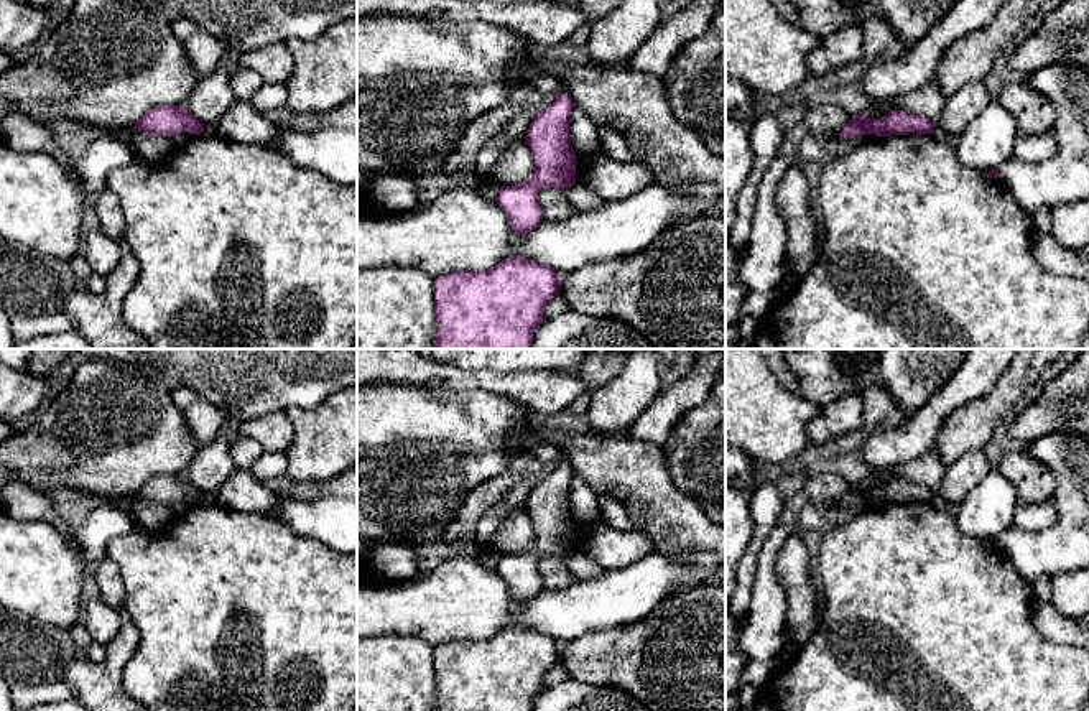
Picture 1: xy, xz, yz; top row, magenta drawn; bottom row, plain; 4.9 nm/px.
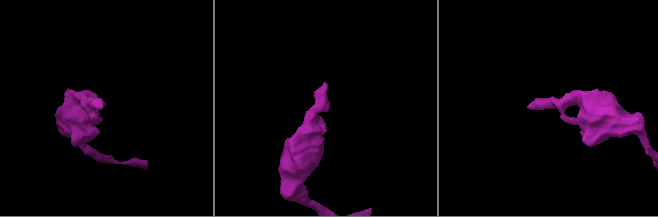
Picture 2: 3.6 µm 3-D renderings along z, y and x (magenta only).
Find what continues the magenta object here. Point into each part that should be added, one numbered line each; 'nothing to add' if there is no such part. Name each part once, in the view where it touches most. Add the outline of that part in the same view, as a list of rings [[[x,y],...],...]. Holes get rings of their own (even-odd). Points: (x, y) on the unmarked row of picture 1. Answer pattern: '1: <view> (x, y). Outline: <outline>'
nothing to add

